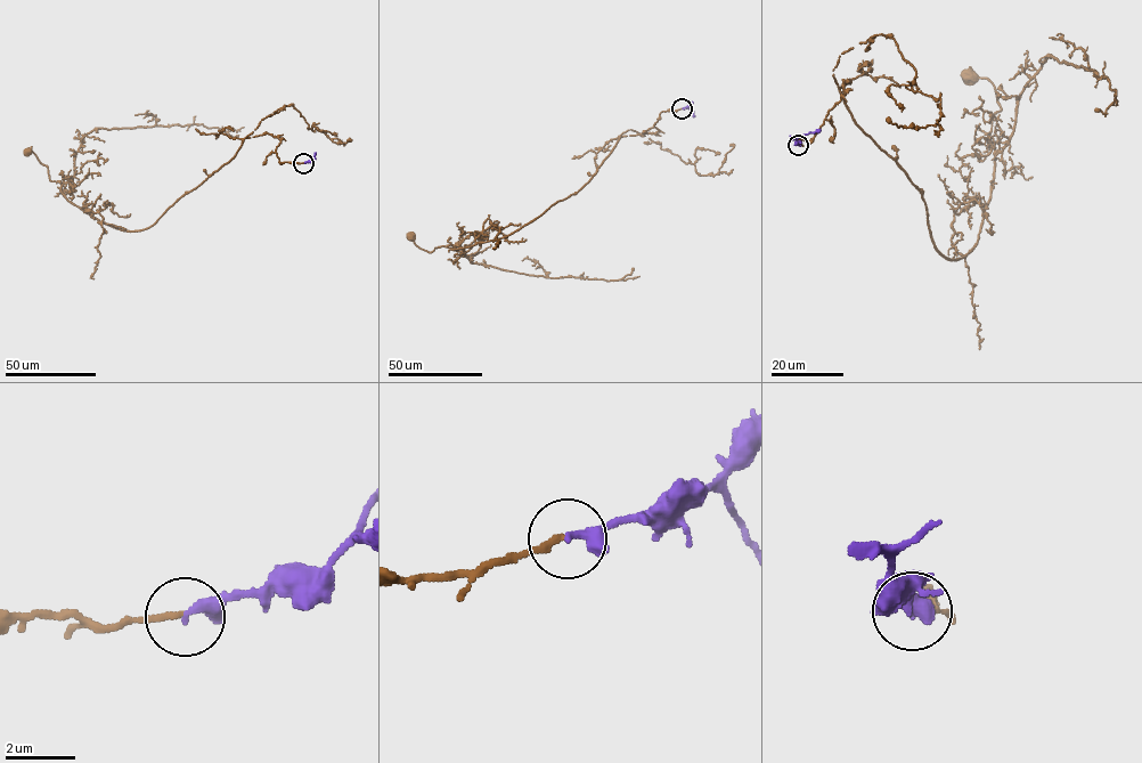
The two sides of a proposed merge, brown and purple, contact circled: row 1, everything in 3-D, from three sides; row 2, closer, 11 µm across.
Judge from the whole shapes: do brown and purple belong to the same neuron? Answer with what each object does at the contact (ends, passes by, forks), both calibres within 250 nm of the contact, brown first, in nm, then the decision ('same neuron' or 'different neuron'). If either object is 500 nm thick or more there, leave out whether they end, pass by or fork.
brown ends; purple passes by; calibres 170 and 240 nm; same neuron

